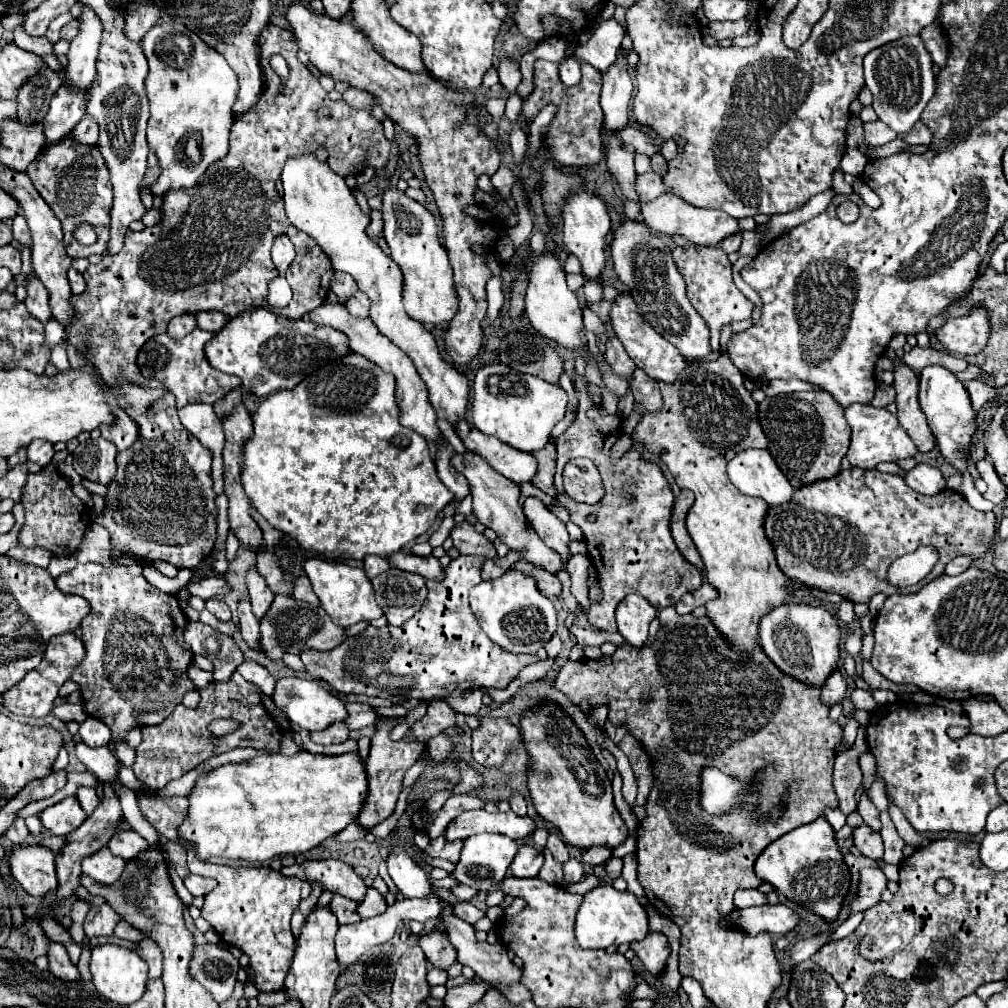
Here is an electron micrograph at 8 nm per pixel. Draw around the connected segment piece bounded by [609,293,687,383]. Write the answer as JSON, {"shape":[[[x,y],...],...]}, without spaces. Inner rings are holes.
{"shape":[[[621,293],[615,297],[613,305],[611,305],[611,311],[609,311],[609,317],[611,317],[611,325],[613,325],[613,331],[615,335],[619,337],[619,341],[623,343],[627,355],[635,361],[635,365],[639,369],[643,369],[651,379],[655,381],[663,381],[663,383],[673,383],[677,379],[677,375],[683,371],[683,367],[687,365],[685,357],[669,343],[665,341],[639,313],[635,301],[629,297],[629,293]]]}

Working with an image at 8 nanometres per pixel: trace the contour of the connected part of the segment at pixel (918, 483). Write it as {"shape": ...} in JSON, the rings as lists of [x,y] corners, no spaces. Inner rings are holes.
{"shape":[[[917,465],[913,471],[907,473],[905,481],[911,489],[915,489],[917,493],[923,493],[923,495],[935,495],[935,493],[947,489],[941,471],[931,465]]]}

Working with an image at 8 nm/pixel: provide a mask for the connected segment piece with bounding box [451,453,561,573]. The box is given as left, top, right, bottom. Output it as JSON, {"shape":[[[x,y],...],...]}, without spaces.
{"shape":[[[455,453],[451,457],[451,463],[455,463],[455,469],[467,479],[469,487],[471,487],[471,495],[473,495],[473,513],[477,515],[477,519],[487,525],[489,529],[493,529],[497,533],[497,537],[507,543],[513,551],[515,549],[523,549],[523,561],[529,561],[533,565],[541,565],[551,573],[557,573],[561,569],[561,557],[551,551],[537,535],[535,531],[525,527],[525,515],[523,509],[519,507],[519,495],[521,489],[509,481],[507,477],[499,475],[497,471],[493,471],[491,465],[487,465],[479,455],[475,453]]]}

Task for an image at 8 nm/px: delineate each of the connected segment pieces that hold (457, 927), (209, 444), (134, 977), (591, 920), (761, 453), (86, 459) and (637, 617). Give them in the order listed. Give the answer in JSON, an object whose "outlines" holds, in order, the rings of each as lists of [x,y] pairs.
{"outlines":[[[[439,899],[439,907],[441,907],[441,913],[437,915],[437,919],[443,923],[443,931],[447,935],[447,941],[455,947],[457,951],[457,961],[461,965],[469,965],[481,979],[487,979],[487,981],[495,981],[495,983],[515,983],[519,981],[521,977],[521,969],[517,969],[509,955],[507,955],[507,949],[503,945],[491,945],[491,943],[479,943],[475,939],[475,933],[473,933],[473,927],[469,923],[465,923],[463,919],[459,919],[453,911],[453,907],[445,901],[445,899]]],[[[193,403],[183,409],[179,409],[179,419],[203,447],[207,447],[213,453],[213,463],[217,465],[217,473],[223,473],[223,459],[221,459],[221,449],[223,449],[223,425],[215,417],[213,407],[207,403]]],[[[99,945],[93,949],[91,953],[91,963],[89,963],[91,975],[93,975],[93,985],[95,989],[111,999],[113,1003],[119,1005],[131,1005],[135,1001],[139,1001],[145,993],[145,985],[147,985],[147,963],[131,949],[119,947],[119,945]]],[[[601,885],[583,895],[583,903],[575,917],[575,939],[583,949],[607,949],[611,945],[639,941],[647,935],[647,913],[637,897],[629,891],[617,891],[611,885]]],[[[747,449],[735,455],[727,465],[729,481],[745,495],[759,497],[769,505],[787,503],[793,487],[779,471],[767,449]]],[[[103,437],[91,439],[85,443],[79,443],[79,447],[73,451],[73,469],[91,483],[109,485],[115,477],[117,463],[115,463],[117,449],[113,443],[105,441]]],[[[627,595],[623,603],[619,603],[617,611],[617,629],[625,637],[625,641],[633,647],[643,647],[649,631],[649,623],[657,617],[657,609],[643,599],[643,595]]]]}

